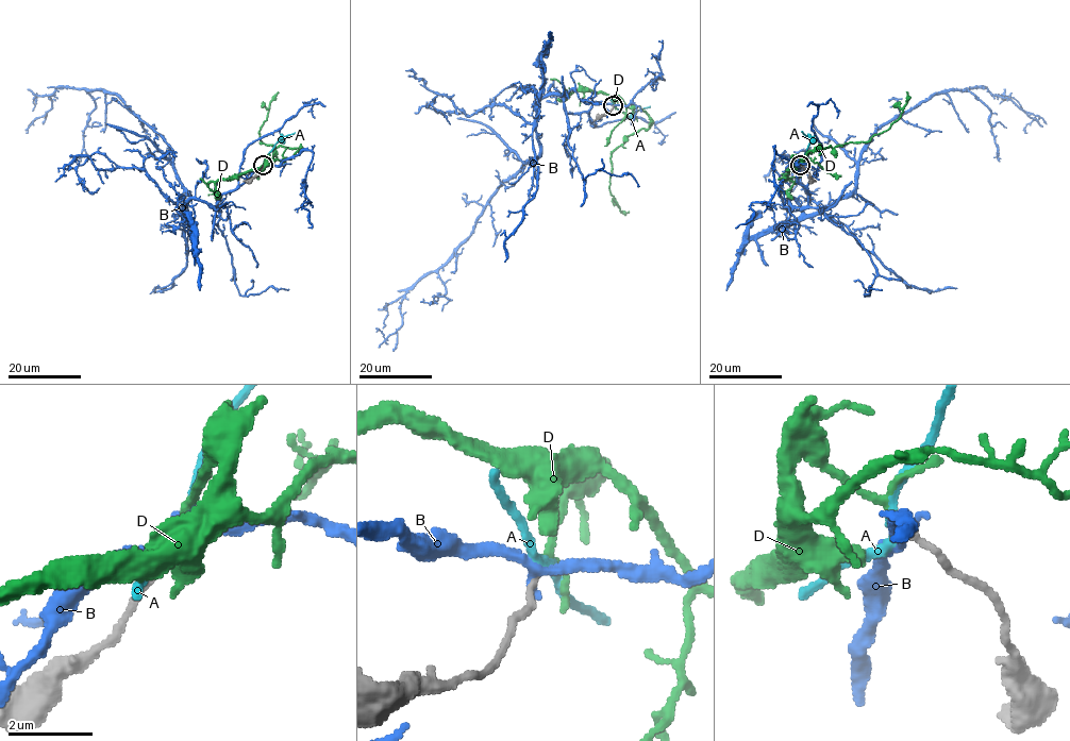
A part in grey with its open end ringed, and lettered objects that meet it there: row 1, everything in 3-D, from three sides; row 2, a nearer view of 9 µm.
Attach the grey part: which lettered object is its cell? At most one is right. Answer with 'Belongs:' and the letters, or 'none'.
Belongs: D

